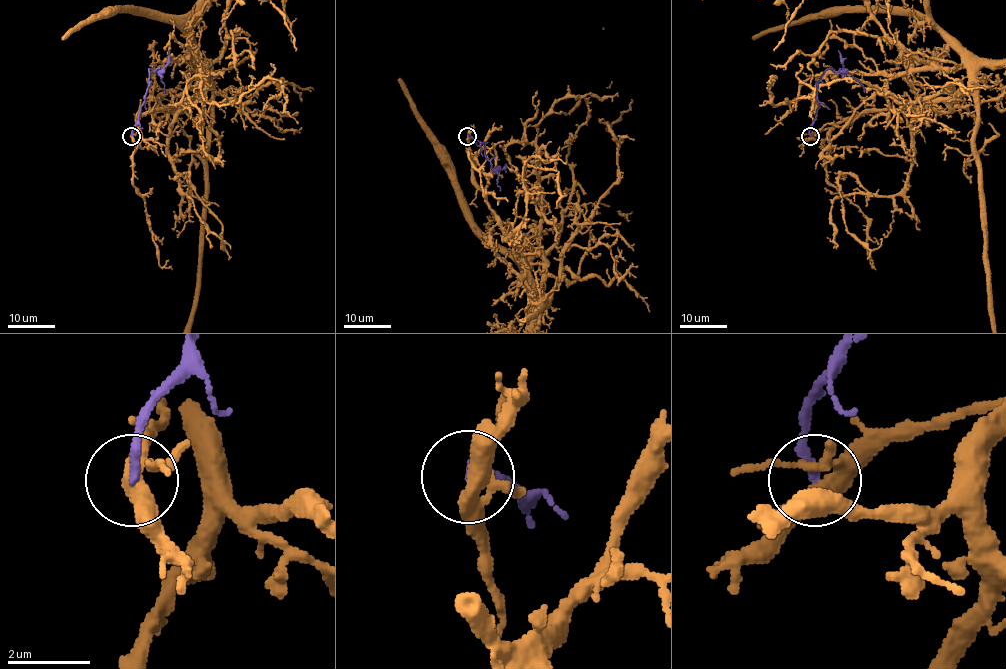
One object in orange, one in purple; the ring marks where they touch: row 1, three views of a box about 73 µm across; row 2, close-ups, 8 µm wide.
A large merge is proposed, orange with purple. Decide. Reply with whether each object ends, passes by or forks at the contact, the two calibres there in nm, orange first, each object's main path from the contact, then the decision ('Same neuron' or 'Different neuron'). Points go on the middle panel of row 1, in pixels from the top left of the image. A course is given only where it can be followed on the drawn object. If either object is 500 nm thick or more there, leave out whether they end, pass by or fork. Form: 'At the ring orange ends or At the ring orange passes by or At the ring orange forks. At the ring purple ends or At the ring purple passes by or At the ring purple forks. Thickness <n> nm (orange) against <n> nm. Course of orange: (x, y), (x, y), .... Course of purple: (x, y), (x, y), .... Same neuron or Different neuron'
At the ring orange forks. At the ring purple ends. Thickness 380 nm (orange) against 190 nm. Course of orange: (467, 137), (476, 185), (548, 299), (526, 319), (517, 318), (517, 299), (536, 234), (530, 205), (513, 194). Course of purple: (467, 137), (477, 145), (484, 144), (500, 191). Different neuron

